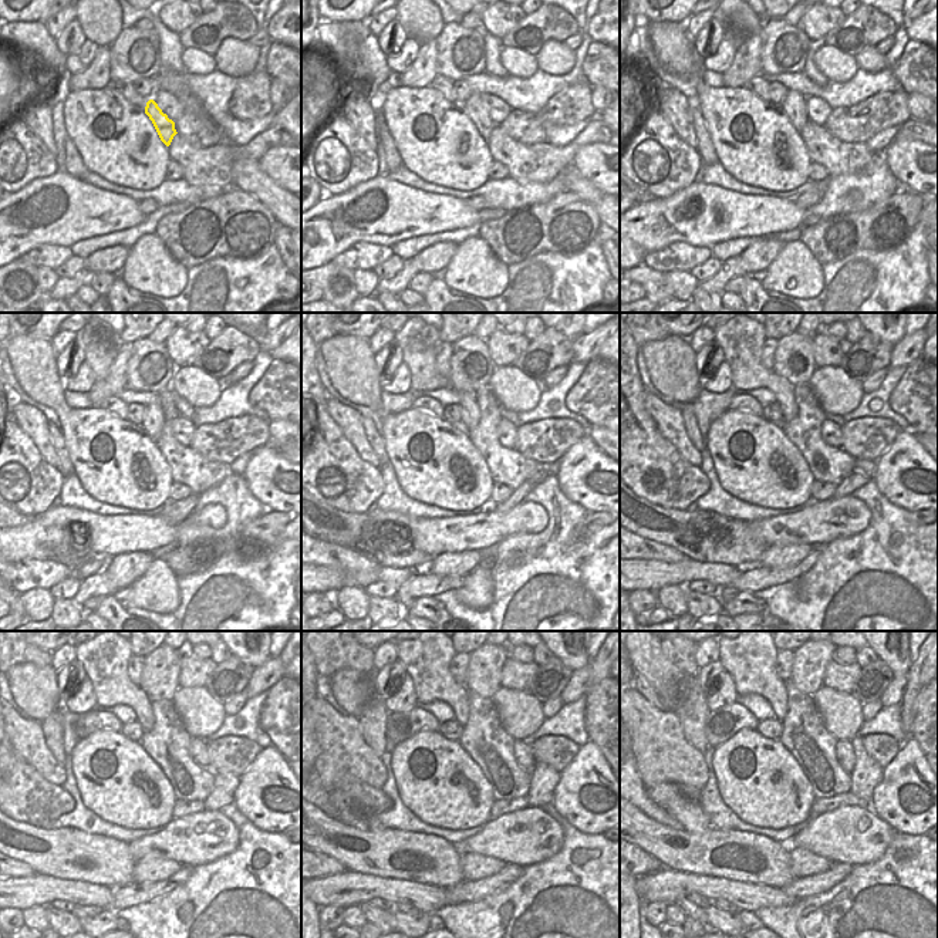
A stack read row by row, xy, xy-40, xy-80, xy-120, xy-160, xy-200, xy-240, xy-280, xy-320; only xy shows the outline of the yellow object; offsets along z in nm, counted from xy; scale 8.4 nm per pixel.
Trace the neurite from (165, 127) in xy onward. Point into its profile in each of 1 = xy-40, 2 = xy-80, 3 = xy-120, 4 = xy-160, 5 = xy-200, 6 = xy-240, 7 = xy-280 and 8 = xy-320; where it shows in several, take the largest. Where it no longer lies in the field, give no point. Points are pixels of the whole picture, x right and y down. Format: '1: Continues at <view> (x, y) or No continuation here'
1: Continues at xy-40 (475, 108)
2: Continues at xy-80 (793, 104)
3: Continues at xy-120 (152, 424)
4: Continues at xy-160 (471, 414)
5: Continues at xy-200 (741, 341)
6: Continues at xy-240 (105, 660)
7: Continues at xy-280 (427, 660)
8: Continues at xy-320 (749, 660).

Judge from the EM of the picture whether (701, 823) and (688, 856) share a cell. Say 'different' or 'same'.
different

